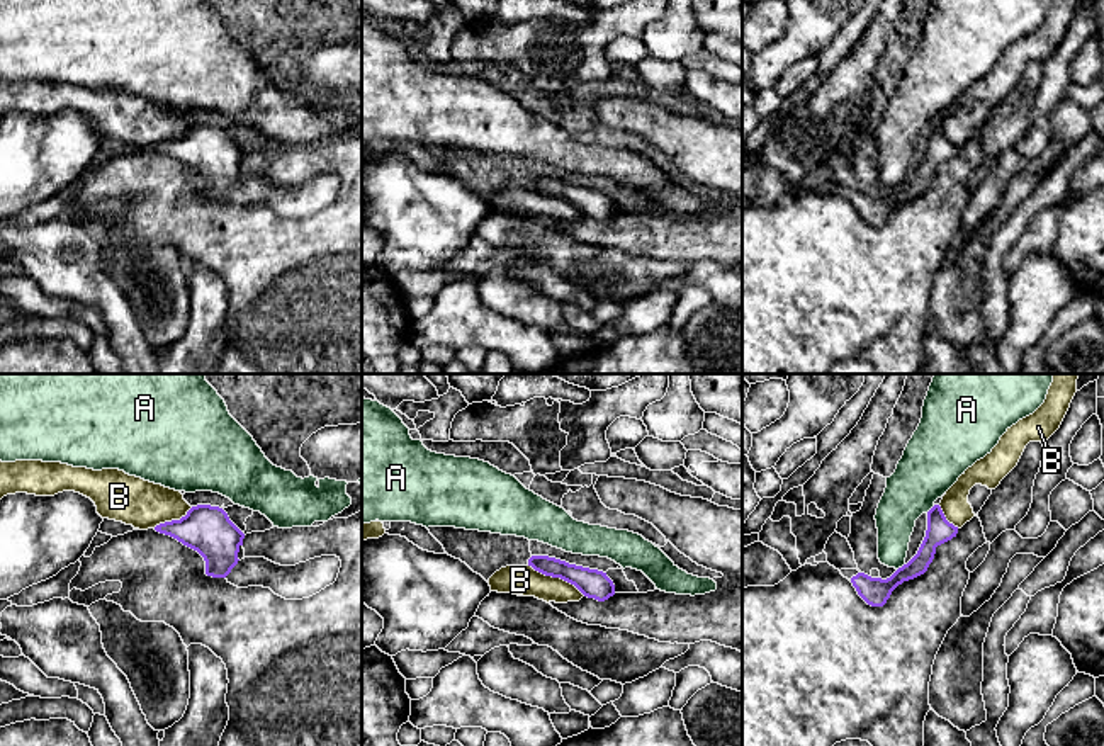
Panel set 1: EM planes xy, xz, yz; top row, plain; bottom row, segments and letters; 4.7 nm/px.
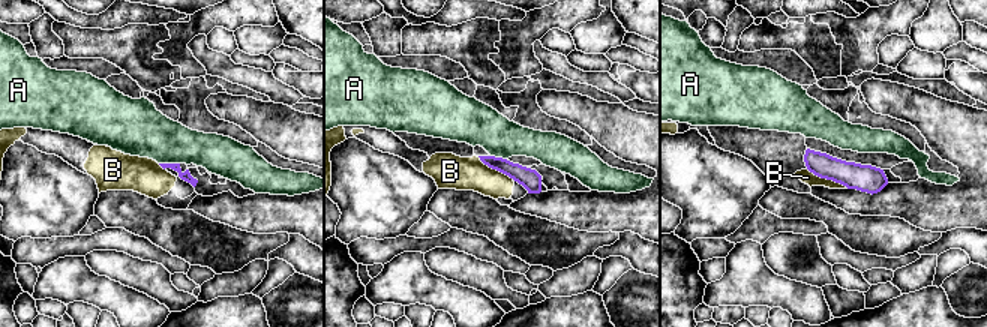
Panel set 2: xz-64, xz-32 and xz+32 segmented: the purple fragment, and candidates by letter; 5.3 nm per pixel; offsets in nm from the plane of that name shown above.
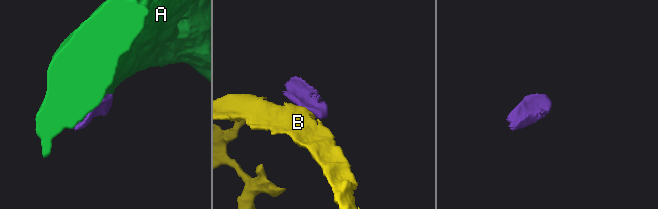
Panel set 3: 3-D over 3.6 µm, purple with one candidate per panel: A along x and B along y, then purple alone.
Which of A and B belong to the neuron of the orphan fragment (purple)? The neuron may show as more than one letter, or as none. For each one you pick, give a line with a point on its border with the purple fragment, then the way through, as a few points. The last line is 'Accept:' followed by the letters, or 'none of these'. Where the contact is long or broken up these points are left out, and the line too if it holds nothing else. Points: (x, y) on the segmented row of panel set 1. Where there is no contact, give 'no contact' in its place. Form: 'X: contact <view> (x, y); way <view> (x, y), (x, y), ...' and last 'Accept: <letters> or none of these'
Accept: none of these

